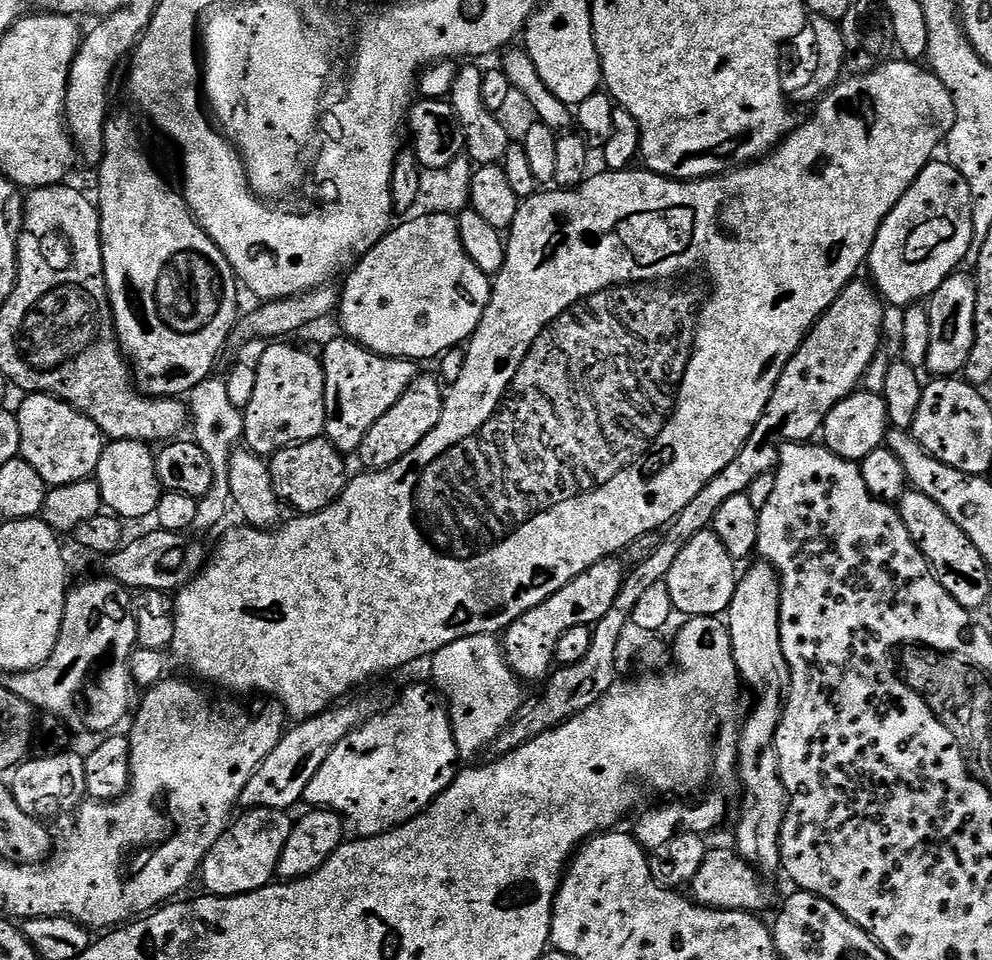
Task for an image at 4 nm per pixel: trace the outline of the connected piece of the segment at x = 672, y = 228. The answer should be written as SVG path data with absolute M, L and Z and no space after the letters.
M892 58L892 59L889 59L889 61L888 61L888 63L887 63L887 64L881 64L881 65L880 65L880 67L878 67L878 68L876 68L876 69L875 69L875 70L874 70L874 71L872 71L872 72L866 72L866 73L863 73L863 74L852 74L852 75L849 75L849 77L850 77L850 78L849 78L849 80L848 80L848 77L847 77L847 78L844 78L844 79L841 79L841 81L840 81L840 83L839 83L839 84L837 84L837 85L836 85L836 87L834 87L834 88L832 88L832 89L830 89L830 91L829 91L829 92L828 92L828 93L827 93L827 94L825 94L825 95L824 95L824 97L822 97L822 99L821 99L821 100L820 100L820 101L819 101L819 103L817 103L817 104L816 104L816 105L815 105L815 108L816 108L816 107L817 107L817 108L816 108L816 113L814 113L814 114L813 114L813 116L812 116L812 117L810 117L810 118L809 118L809 120L808 120L808 121L806 121L806 122L805 122L805 124L804 124L804 125L802 125L802 126L801 126L801 128L800 128L800 125L799 125L799 126L796 126L796 127L793 127L793 129L792 129L792 131L791 131L791 132L789 132L789 133L788 133L788 135L787 135L787 136L785 136L785 137L784 137L784 139L783 139L783 140L781 140L781 141L780 141L780 145L778 145L778 147L777 147L777 148L773 148L773 149L772 149L772 151L771 151L771 152L769 152L769 153L768 153L768 155L767 155L767 156L765 156L765 157L763 157L763 158L761 158L761 159L759 159L759 160L757 160L757 161L755 161L755 162L753 162L753 163L750 163L750 164L746 164L746 165L744 165L744 167L743 167L743 168L734 168L734 169L732 169L732 171L731 171L731 172L725 172L725 173L724 173L724 175L723 175L723 176L709 176L709 177L708 177L708 179L706 179L706 180L671 180L671 179L670 179L670 178L669 178L669 177L668 177L668 176L659 176L659 175L658 175L658 174L654 174L654 173L653 173L653 172L650 172L650 171L647 171L647 170L639 170L639 171L640 171L640 172L636 172L636 171L637 171L637 170L625 170L625 171L623 171L623 172L609 172L609 171L607 171L607 170L600 170L600 173L598 173L598 174L597 174L597 176L596 176L596 173L595 173L595 174L592 174L592 175L589 175L589 177L588 177L588 179L587 179L587 180L585 180L585 181L584 181L584 183L583 183L583 184L580 184L580 185L579 185L579 186L577 186L577 187L576 187L576 188L565 188L565 189L563 189L563 190L540 190L540 191L537 191L537 193L536 193L536 195L535 195L535 196L532 196L532 197L531 197L531 198L530 198L530 199L528 199L528 200L526 200L526 201L523 201L523 203L521 203L521 205L520 205L520 209L519 209L519 210L518 210L518 214L517 214L517 215L516 215L516 217L515 217L515 218L514 218L514 222L513 222L513 223L512 223L512 226L511 226L511 228L509 228L509 229L507 229L507 232L506 232L506 258L505 258L505 259L504 259L504 265L503 265L503 266L502 266L502 270L501 270L501 271L500 271L500 272L497 272L497 273L496 273L496 275L495 275L495 277L494 277L494 283L493 283L493 285L492 285L492 297L491 297L491 298L490 298L490 302L489 302L489 303L488 303L488 305L487 305L487 306L486 306L486 314L482 314L482 322L481 322L481 323L480 323L480 325L479 325L479 326L478 326L478 330L477 330L477 331L476 331L476 332L475 332L475 333L474 333L474 334L473 334L473 335L472 335L472 338L471 338L471 340L469 340L469 341L467 341L467 344L466 344L466 349L467 349L467 348L468 348L468 353L466 353L466 354L465 354L465 356L464 356L464 365L462 365L462 366L461 366L461 368L460 368L460 373L458 373L458 374L457 374L457 376L456 376L456 381L454 381L454 382L453 382L453 384L452 384L452 389L451 389L451 388L450 388L450 387L449 387L449 388L448 388L448 389L447 389L447 392L446 392L446 395L445 395L445 397L444 397L444 409L443 409L443 410L442 410L442 418L441 418L441 419L440 419L440 421L439 421L439 422L438 422L438 426L437 426L437 427L436 427L436 428L435 428L435 429L434 429L434 430L430 430L430 434L426 434L426 438L422 438L422 442L418 442L418 446L414 446L414 450L410 450L410 454L406 454L406 455L405 455L405 456L403 456L403 458L401 458L401 459L400 459L400 460L399 460L399 461L398 461L398 462L394 462L394 463L393 463L393 464L391 464L391 466L390 466L390 467L388 467L388 468L382 468L382 469L379 469L379 470L364 470L364 471L361 471L361 473L362 473L362 474L361 474L361 476L356 476L356 475L353 475L353 476L352 476L352 477L351 477L351 479L349 479L349 480L348 480L348 481L347 481L347 483L345 483L345 485L344 485L344 489L343 489L343 490L342 490L342 494L341 494L341 495L340 495L340 496L339 496L339 498L337 498L337 500L336 500L336 501L334 501L334 503L333 503L333 504L331 504L331 505L330 505L330 506L326 506L326 507L325 507L325 508L324 508L324 509L322 509L322 511L321 511L321 512L309 512L309 513L307 513L307 514L296 514L296 515L293 515L293 516L292 516L292 517L291 517L291 518L292 518L292 519L293 519L293 520L292 520L292 521L290 521L290 522L289 522L289 524L284 524L284 523L281 523L281 524L280 524L280 525L279 525L279 526L276 526L276 527L273 527L273 528L272 528L272 529L271 529L271 530L261 530L261 529L259 529L259 528L254 528L254 527L251 527L251 526L239 526L239 527L240 527L240 528L236 528L236 529L234 529L234 530L233 530L233 532L228 532L228 533L226 533L226 534L225 534L225 536L224 536L224 537L222 537L222 538L221 538L221 540L220 540L220 545L218 545L218 546L217 546L217 548L216 548L216 549L214 549L214 550L213 550L213 548L212 548L212 549L211 549L211 552L210 552L210 555L209 555L209 556L208 556L208 557L207 557L207 561L206 561L206 563L205 563L205 564L204 564L204 566L203 566L203 568L201 568L201 570L200 570L200 571L199 571L199 572L197 572L197 573L196 573L196 576L195 576L195 577L193 577L193 579L192 579L192 580L191 580L191 581L189 581L189 583L188 583L188 584L186 584L186 585L185 585L185 586L184 586L184 587L183 587L183 588L181 588L181 589L180 589L180 590L179 590L179 591L177 591L177 592L176 592L176 593L175 593L175 596L174 596L174 607L173 607L173 609L172 609L172 614L171 614L171 616L172 616L172 618L173 618L173 640L172 640L172 643L171 643L171 645L170 645L170 653L171 653L171 652L172 652L172 656L173 656L173 658L174 658L174 659L176 659L176 664L177 664L177 666L178 666L178 667L180 667L180 668L185 668L185 670L186 670L186 671L188 671L188 672L193 672L193 674L192 674L192 673L188 673L188 674L191 674L191 675L192 675L192 676L193 676L193 677L195 677L195 679L196 679L196 680L197 680L197 681L200 681L200 680L209 680L209 682L210 682L210 683L212 683L212 684L217 684L217 686L218 686L218 687L220 687L220 688L225 688L225 690L226 690L226 691L228 691L228 692L225 692L225 693L228 693L228 694L236 694L236 693L232 693L232 692L241 692L241 694L242 694L242 695L244 695L244 696L248 696L248 695L250 695L250 694L251 694L251 692L257 692L257 694L258 694L258 695L260 695L260 696L268 696L268 697L264 697L264 698L271 698L271 699L272 699L272 700L273 700L273 701L275 701L275 703L277 703L277 704L279 704L279 705L280 705L280 707L281 707L281 708L283 708L283 709L284 709L284 711L285 711L285 713L287 713L287 715L288 715L288 716L289 716L289 717L292 717L292 716L296 716L296 717L295 717L295 719L296 719L296 720L297 720L297 721L302 721L302 720L310 720L310 719L312 719L312 717L314 717L314 716L317 716L317 715L318 715L318 714L322 714L322 713L323 713L323 712L326 712L326 711L328 711L328 709L329 709L329 708L331 708L331 707L333 707L333 705L335 705L335 704L336 704L336 703L337 703L337 702L340 702L340 701L343 701L343 700L344 700L344 699L345 699L345 697L347 697L347 696L348 696L348 695L349 695L349 694L352 694L352 693L355 693L355 692L356 692L356 691L357 691L357 689L359 689L359 688L356 688L356 687L358 687L358 686L359 686L359 684L364 684L364 683L366 683L366 682L367 682L367 680L372 680L372 679L374 679L374 678L375 678L375 676L380 676L380 675L382 675L382 674L383 674L383 672L392 672L392 671L394 671L394 670L395 670L395 668L404 668L404 667L406 667L406 666L407 666L407 664L412 664L412 663L414 663L414 662L415 662L415 660L420 660L420 659L422 659L422 658L423 658L423 656L424 656L424 659L425 659L425 658L431 658L431 657L432 657L432 655L433 655L433 654L435 654L435 653L436 653L436 652L437 652L437 651L438 651L438 650L442 650L442 646L450 646L450 642L458 642L458 641L459 641L459 640L461 640L461 639L462 639L462 638L470 638L470 637L471 637L471 636L491 636L491 635L493 635L493 634L500 634L500 633L503 633L503 631L504 631L504 629L506 629L506 628L509 628L509 626L511 626L511 625L512 625L512 623L514 623L514 622L515 622L515 621L516 621L516 619L518 619L518 618L519 618L519 617L520 617L520 616L521 616L521 615L522 615L522 614L526 614L526 610L530 610L530 609L531 609L531 608L533 608L533 607L534 607L534 606L538 606L538 605L539 605L539 604L541 604L541 603L542 603L542 602L546 602L546 598L550 598L550 597L551 597L551 596L553 596L553 594L555 594L555 593L556 593L556 592L557 592L557 591L558 591L558 590L562 590L562 586L566 586L566 585L567 585L567 584L568 584L568 583L570 583L570 581L572 581L572 580L573 580L573 579L574 579L574 578L578 578L578 574L582 574L582 573L583 573L583 572L586 572L586 571L588 571L588 568L589 568L589 567L590 567L590 566L594 566L594 565L595 565L595 564L596 564L596 563L598 563L598 561L599 561L599 560L607 560L607 559L609 559L609 558L612 558L612 557L615 557L615 556L616 556L616 555L617 555L617 554L620 554L620 553L623 553L623 552L624 552L624 551L625 551L625 549L627 549L627 547L628 547L628 545L629 545L629 544L633 544L633 543L634 543L634 542L635 542L635 541L636 541L636 540L637 540L637 539L638 539L638 538L642 538L642 537L643 537L643 536L645 536L645 535L646 535L646 534L650 534L650 533L651 533L651 532L660 532L660 531L661 531L661 529L663 529L663 528L664 528L664 527L665 527L665 526L667 526L667 525L669 525L669 524L671 524L671 522L672 522L672 519L674 519L674 517L676 517L676 515L678 515L678 513L680 513L680 512L681 512L681 511L682 511L682 509L683 509L683 508L685 508L685 507L686 507L686 506L687 506L687 505L688 505L688 504L689 504L689 503L690 503L690 502L691 502L691 500L692 500L692 499L694 499L694 497L695 497L695 496L696 496L696 495L697 495L697 494L698 494L698 490L702 490L702 486L706 486L706 482L710 482L710 478L714 478L714 477L715 477L715 476L717 476L717 475L718 475L718 473L720 473L720 472L721 472L721 471L722 471L722 470L726 470L726 466L730 466L730 462L734 462L734 458L735 458L735 457L736 457L736 456L737 456L737 454L739 454L739 452L740 452L740 451L741 451L741 450L742 450L742 446L743 446L743 445L744 445L744 443L746 443L746 442L747 442L747 441L748 441L748 439L749 439L749 438L750 438L750 434L751 434L751 433L752 433L752 431L753 431L753 430L754 430L754 426L755 426L755 425L756 425L756 423L757 423L757 422L758 422L758 421L759 421L759 420L760 420L760 419L761 419L761 418L762 418L762 414L763 414L763 413L764 413L764 411L765 411L765 410L766 410L766 406L767 406L767 405L768 405L768 403L769 403L769 402L770 402L770 394L774 394L774 390L775 390L775 389L776 389L776 383L777 383L777 382L778 382L778 378L779 378L779 377L780 377L780 375L781 375L781 374L782 374L782 370L783 370L783 369L784 369L784 368L785 368L785 366L786 366L786 365L787 365L787 364L788 364L788 363L789 363L789 362L790 362L790 358L791 358L791 357L792 357L792 356L793 356L793 354L795 354L795 352L797 352L797 351L798 351L798 349L799 349L799 348L800 348L800 347L801 347L801 346L802 346L802 342L803 342L803 341L804 341L804 339L805 339L805 338L806 338L806 337L807 337L807 336L808 336L808 331L810 331L810 330L811 330L811 328L813 328L813 326L815 326L815 325L816 325L816 320L817 320L817 318L818 318L818 317L820 317L820 316L821 316L821 314L823 314L823 312L825 312L825 310L826 310L826 309L828 309L828 308L829 308L829 307L830 307L830 306L831 306L831 305L832 305L832 303L834 303L834 301L835 301L835 300L836 300L836 299L837 299L837 298L838 298L838 294L842 294L842 290L843 290L843 289L844 289L844 287L845 287L845 286L847 286L847 284L851 284L851 283L852 283L852 281L853 281L853 280L855 280L855 279L857 279L857 277L859 277L859 276L860 276L860 275L861 275L861 272L862 272L862 269L863 269L863 268L864 268L864 267L865 267L865 264L866 264L866 261L867 261L867 259L868 259L868 255L869 255L869 254L871 254L871 253L872 253L872 243L873 243L873 242L875 242L875 240L876 240L876 235L877 235L877 234L878 234L878 230L879 230L879 229L880 229L880 223L882 223L882 221L883 221L883 220L885 220L885 219L886 219L886 218L887 218L887 217L888 217L888 215L889 215L889 214L890 214L890 213L891 213L891 212L892 212L892 211L893 211L893 210L894 210L894 206L898 206L898 202L899 202L899 201L900 201L900 200L901 200L901 198L903 198L903 197L904 197L904 195L905 195L905 194L906 194L906 190L910 190L910 186L911 186L911 185L912 185L912 183L913 183L913 182L915 182L915 180L916 180L916 179L917 179L917 178L918 178L918 174L919 174L919 173L920 173L920 171L921 171L921 170L923 170L923 169L924 169L924 167L925 167L925 166L927 166L927 164L931 164L931 163L933 163L933 160L934 160L934 157L935 157L935 156L932 156L932 155L934 155L934 154L935 154L935 152L936 152L936 147L938 147L938 146L939 146L939 144L940 144L940 147L941 147L941 145L943 145L943 144L944 144L944 143L945 143L945 140L946 140L946 137L947 137L947 135L948 135L948 132L949 132L949 130L950 130L950 129L952 129L952 127L953 127L953 126L954 126L954 122L955 122L955 121L956 121L956 111L955 111L955 110L954 110L954 98L953 98L953 97L952 97L952 95L951 95L951 94L950 94L950 90L946 90L946 86L942 86L942 82L941 82L941 81L940 81L940 79L938 79L938 77L936 77L936 76L935 76L935 75L934 75L934 73L933 73L933 72L932 72L932 71L931 71L931 70L929 70L929 69L928 69L928 68L927 68L927 67L924 67L924 66L921 66L921 65L920 65L920 64L919 64L919 63L916 63L916 62L913 62L913 61L910 61L910 60L908 60L908 59L905 59L905 58Z

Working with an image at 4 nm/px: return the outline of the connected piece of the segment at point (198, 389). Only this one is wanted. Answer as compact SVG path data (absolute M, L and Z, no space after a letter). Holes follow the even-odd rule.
M209 378L198 382L192 391L187 393L186 400L190 405L190 432L196 445L207 452L210 458L210 470L214 470L214 482L207 496L202 497L198 506L198 518L194 518L194 529L197 533L208 532L224 520L232 504L230 478L228 477L228 459L241 447L244 438L244 413L241 408L230 402L226 391L226 379ZM193 432L193 433L192 433Z

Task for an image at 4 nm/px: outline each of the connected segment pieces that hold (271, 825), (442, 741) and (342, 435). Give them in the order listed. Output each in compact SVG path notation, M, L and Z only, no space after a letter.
M253 808L245 811L245 816L237 815L214 842L214 846L206 854L202 865L202 880L209 893L214 896L241 896L250 894L259 888L265 888L267 884L273 883L276 876L278 858L282 858L282 846L286 846L286 838L290 838L290 830L294 823L293 817L287 811L279 808Z
M412 684L397 698L393 708L383 712L384 709L372 719L365 720L350 734L346 734L346 738L342 738L342 742L338 742L338 746L330 750L330 758L322 762L318 774L310 778L310 786L306 786L304 791L305 805L336 813L360 838L380 836L392 828L399 828L408 820L413 820L449 788L461 763L458 746L452 734L452 719L448 716L441 693L435 687Z
M343 334L337 335L337 337L337 340L332 340L325 346L324 356L322 355L324 409L326 410L323 435L341 454L349 454L348 452L356 454L359 453L362 438L366 438L370 426L374 426L374 422L378 422L378 418L382 418L382 414L386 414L386 410L390 410L390 406L394 406L394 402L398 402L398 398L402 398L402 394L406 394L408 387L416 381L418 369L411 360L379 356Z

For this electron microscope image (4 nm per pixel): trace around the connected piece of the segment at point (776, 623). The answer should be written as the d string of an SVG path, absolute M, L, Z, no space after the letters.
M756 562L745 576L743 573L737 579L734 598L726 613L726 623L740 679L747 687L749 684L753 694L756 695L756 705L753 706L752 713L745 718L744 724L742 720L742 727L738 732L738 781L740 780L741 786L744 787L744 813L741 814L740 825L736 828L734 848L747 864L751 864L761 876L768 878L771 877L771 872L781 871L780 835L782 822L788 813L789 795L780 777L776 753L776 731L780 725L780 715L784 712L788 686L792 683L790 666L786 662L786 654L782 654L780 641L780 576L771 564Z

